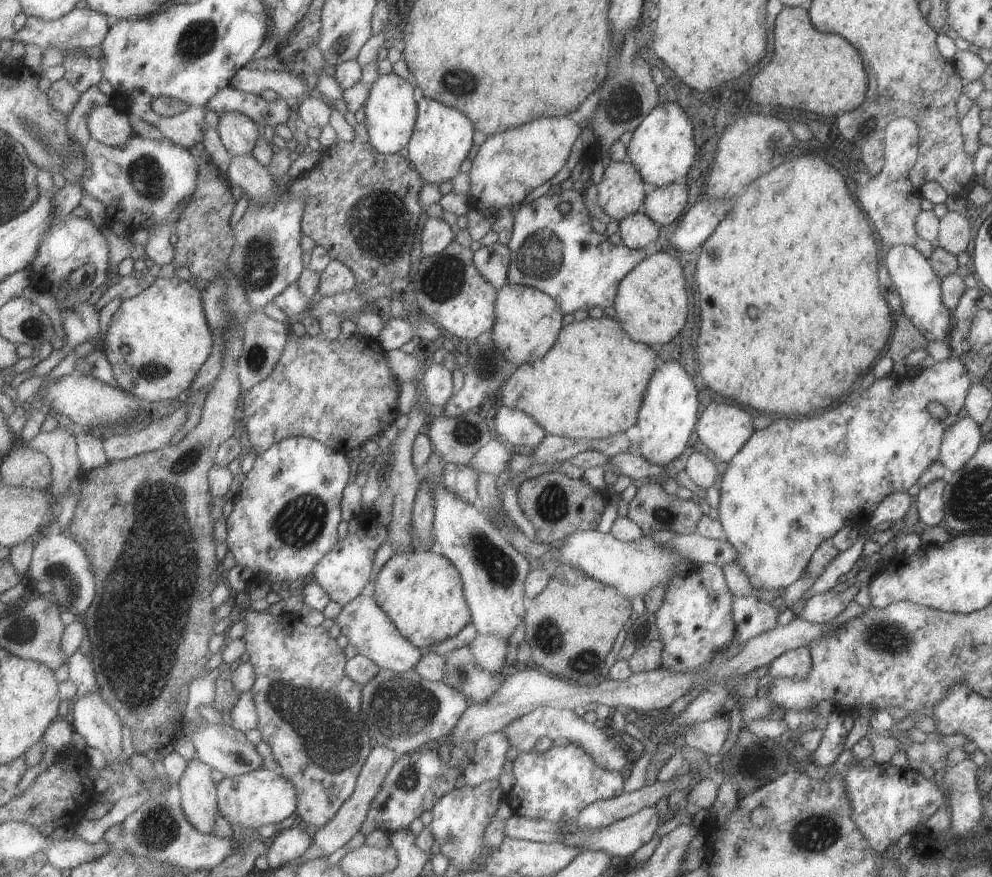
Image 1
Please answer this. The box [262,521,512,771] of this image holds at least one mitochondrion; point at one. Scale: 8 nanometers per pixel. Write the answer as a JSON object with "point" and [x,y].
{"point":[399,709]}

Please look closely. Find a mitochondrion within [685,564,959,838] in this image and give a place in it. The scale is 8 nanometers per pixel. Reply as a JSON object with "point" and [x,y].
{"point":[894,637]}

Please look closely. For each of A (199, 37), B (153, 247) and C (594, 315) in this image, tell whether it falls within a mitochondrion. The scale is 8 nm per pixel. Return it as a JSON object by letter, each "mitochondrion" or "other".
{"A":"mitochondrion","B":"other","C":"other"}

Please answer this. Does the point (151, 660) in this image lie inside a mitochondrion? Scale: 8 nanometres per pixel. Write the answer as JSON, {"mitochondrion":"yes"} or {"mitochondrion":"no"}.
{"mitochondrion":"yes"}

